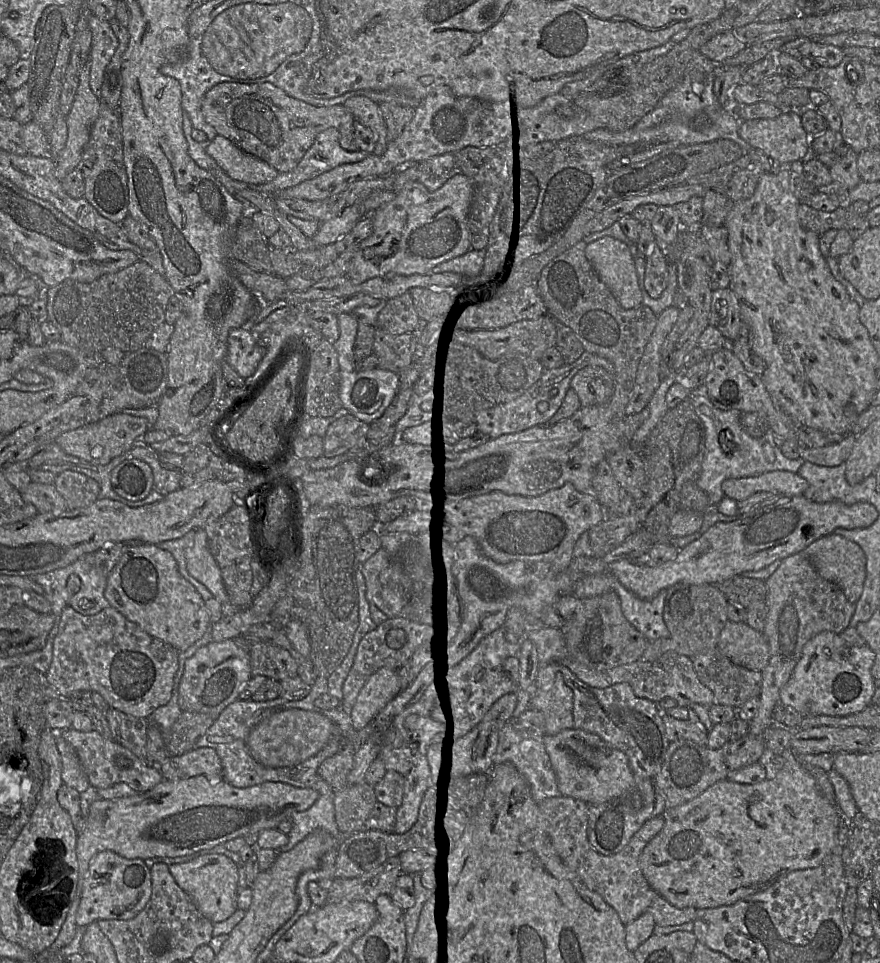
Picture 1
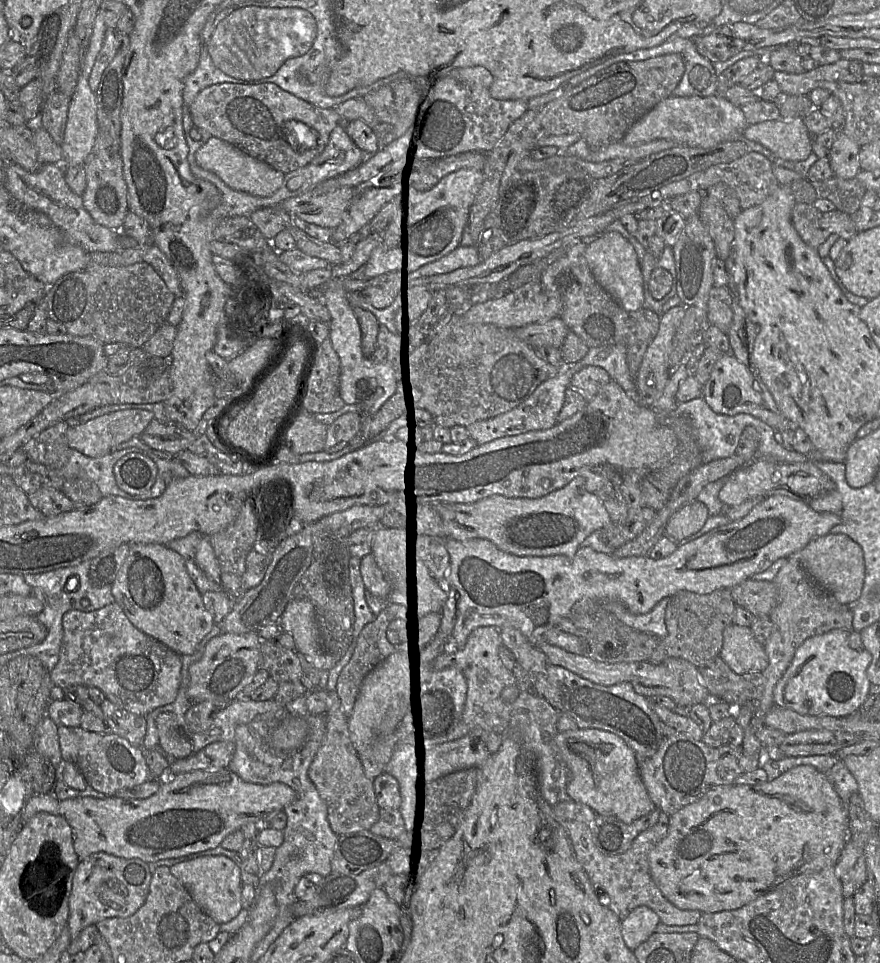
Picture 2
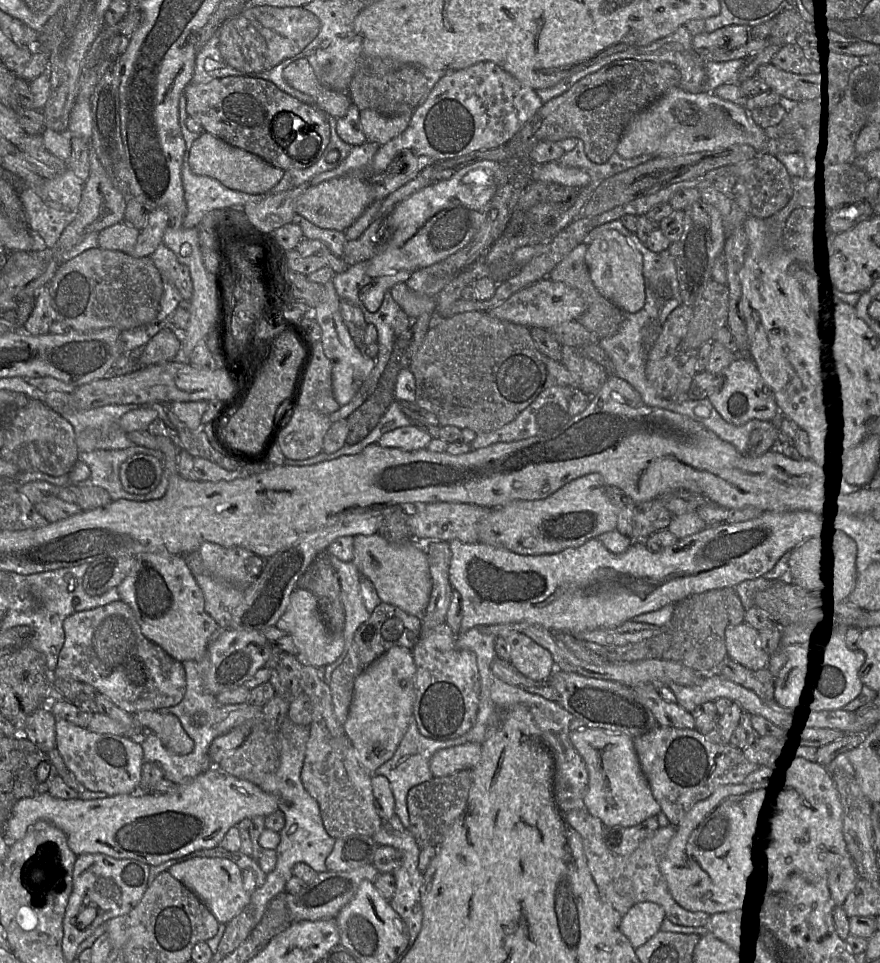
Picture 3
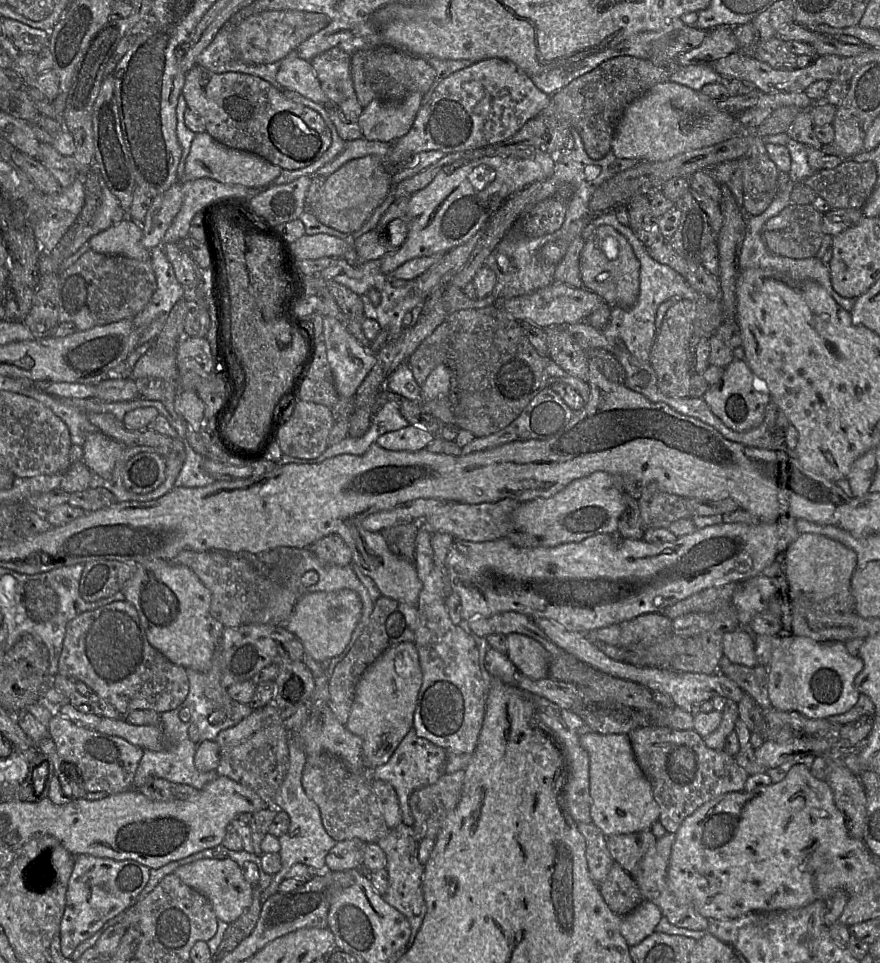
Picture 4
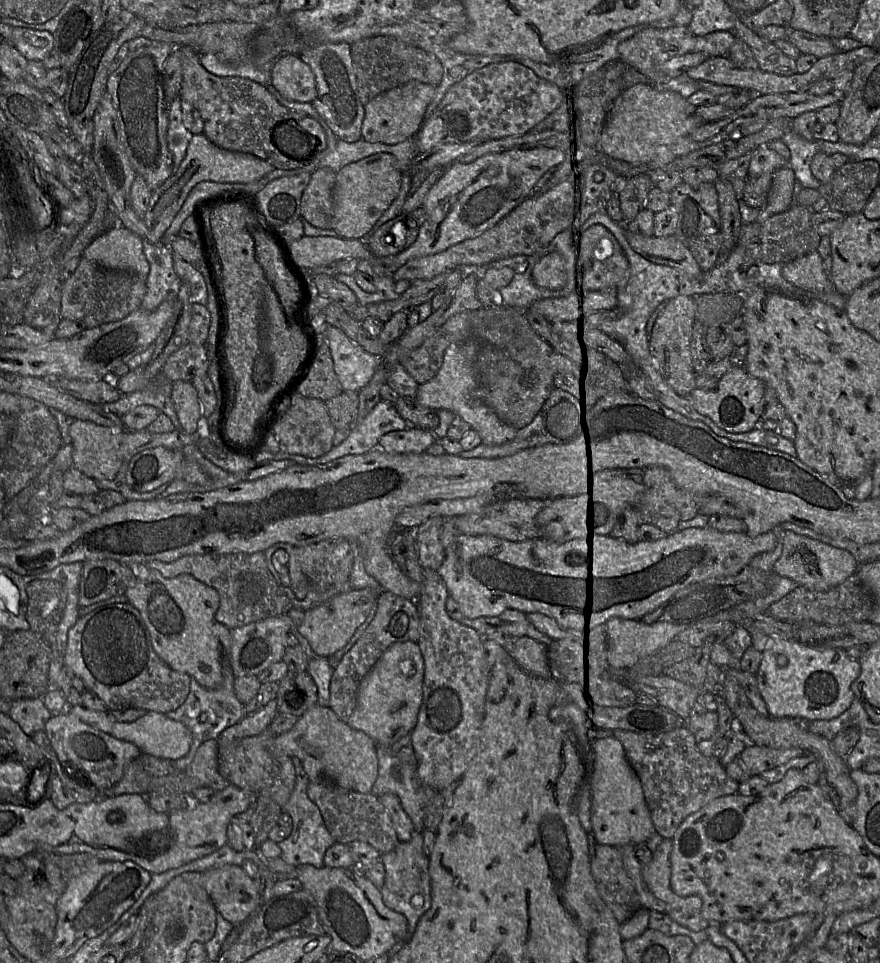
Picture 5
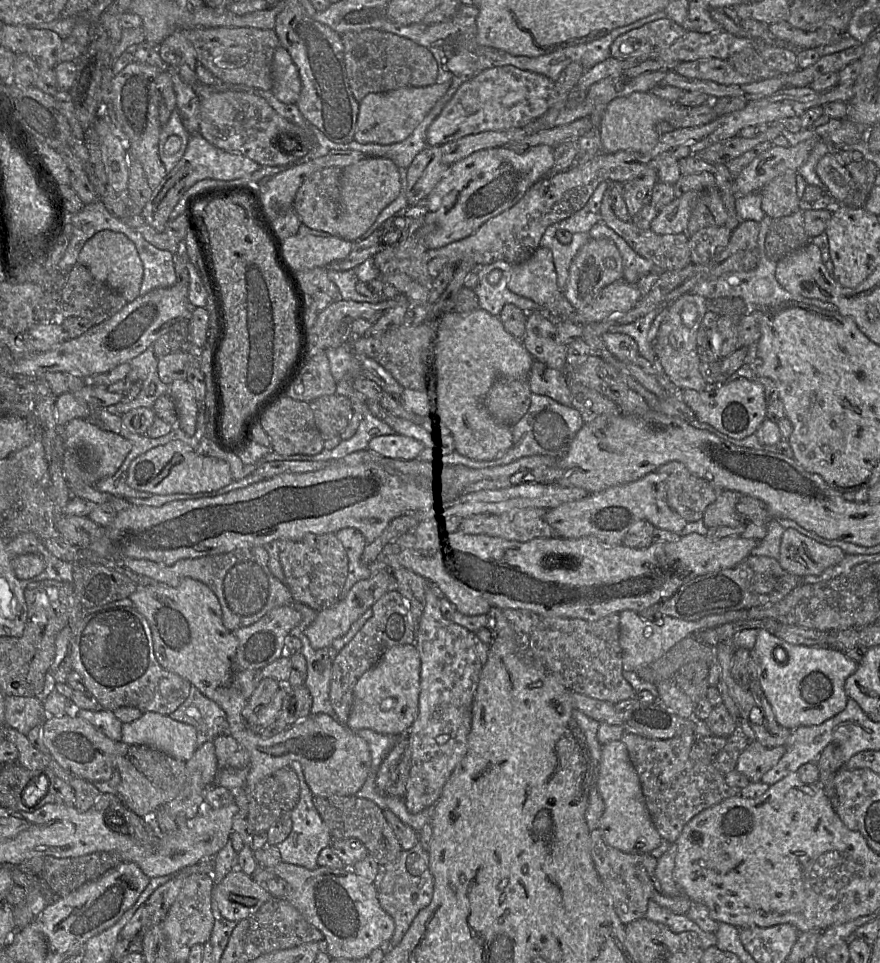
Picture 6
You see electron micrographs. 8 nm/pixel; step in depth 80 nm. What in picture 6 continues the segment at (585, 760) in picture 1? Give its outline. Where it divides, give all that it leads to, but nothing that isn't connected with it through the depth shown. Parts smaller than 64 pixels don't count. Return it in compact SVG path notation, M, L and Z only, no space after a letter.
M622 740L602 745L601 759L596 767L596 787L605 806L598 829L608 845L624 853L646 855L662 843L647 809L639 776Z

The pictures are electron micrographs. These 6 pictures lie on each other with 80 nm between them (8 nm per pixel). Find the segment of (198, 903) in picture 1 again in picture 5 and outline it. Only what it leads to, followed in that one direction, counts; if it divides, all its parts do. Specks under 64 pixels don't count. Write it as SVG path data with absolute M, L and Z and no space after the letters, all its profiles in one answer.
M225 865L202 873L201 886L217 912L228 922L242 924L260 906L257 885L238 865Z

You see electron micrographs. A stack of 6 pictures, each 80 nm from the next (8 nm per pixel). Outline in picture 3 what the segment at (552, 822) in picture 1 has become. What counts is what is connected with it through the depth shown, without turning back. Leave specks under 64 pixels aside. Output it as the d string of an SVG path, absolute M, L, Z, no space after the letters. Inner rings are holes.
M586 808L568 811L565 813L565 817L571 827L582 838L587 865L600 895L621 916L625 915L634 904L649 901L661 906L665 912L665 918L675 925L688 927L706 926L710 916L704 912L687 911L678 905L671 896L659 869L659 860L676 832L674 826L659 827L651 836L645 838L630 855L620 856L611 853L607 849L602 837L603 823L599 818L590 814ZM619 877L626 877L632 882L633 892L630 896L620 896L615 892L613 882Z

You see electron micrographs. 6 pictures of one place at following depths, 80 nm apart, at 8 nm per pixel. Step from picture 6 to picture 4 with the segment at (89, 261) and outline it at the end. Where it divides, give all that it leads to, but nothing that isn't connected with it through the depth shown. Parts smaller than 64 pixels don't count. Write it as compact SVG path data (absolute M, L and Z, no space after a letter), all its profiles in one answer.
M130 218L94 235L89 245L97 253L150 261L150 251L142 243L142 226Z

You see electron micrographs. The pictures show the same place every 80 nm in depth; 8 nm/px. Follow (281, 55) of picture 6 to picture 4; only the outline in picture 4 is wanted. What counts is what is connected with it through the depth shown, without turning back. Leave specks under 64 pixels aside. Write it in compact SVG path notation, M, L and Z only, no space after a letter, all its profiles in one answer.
M293 58L278 69L276 79L285 89L295 91L315 103L325 105L327 98L310 61Z

